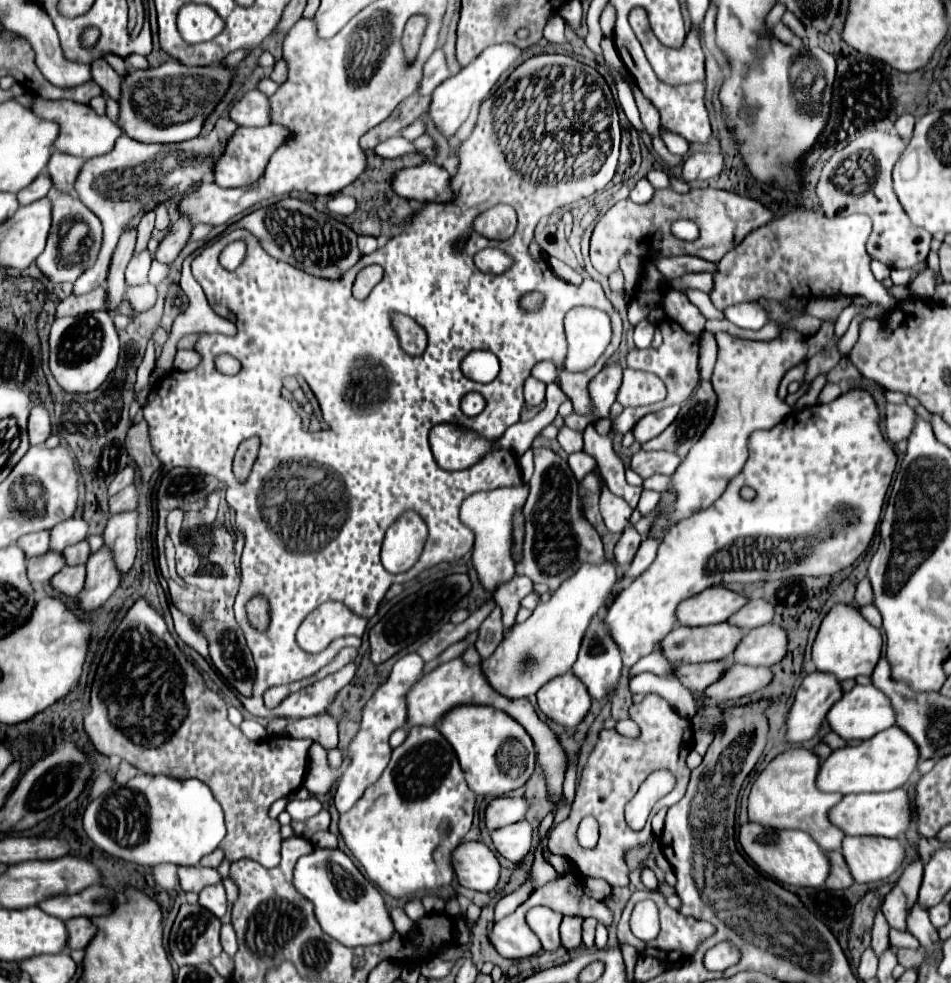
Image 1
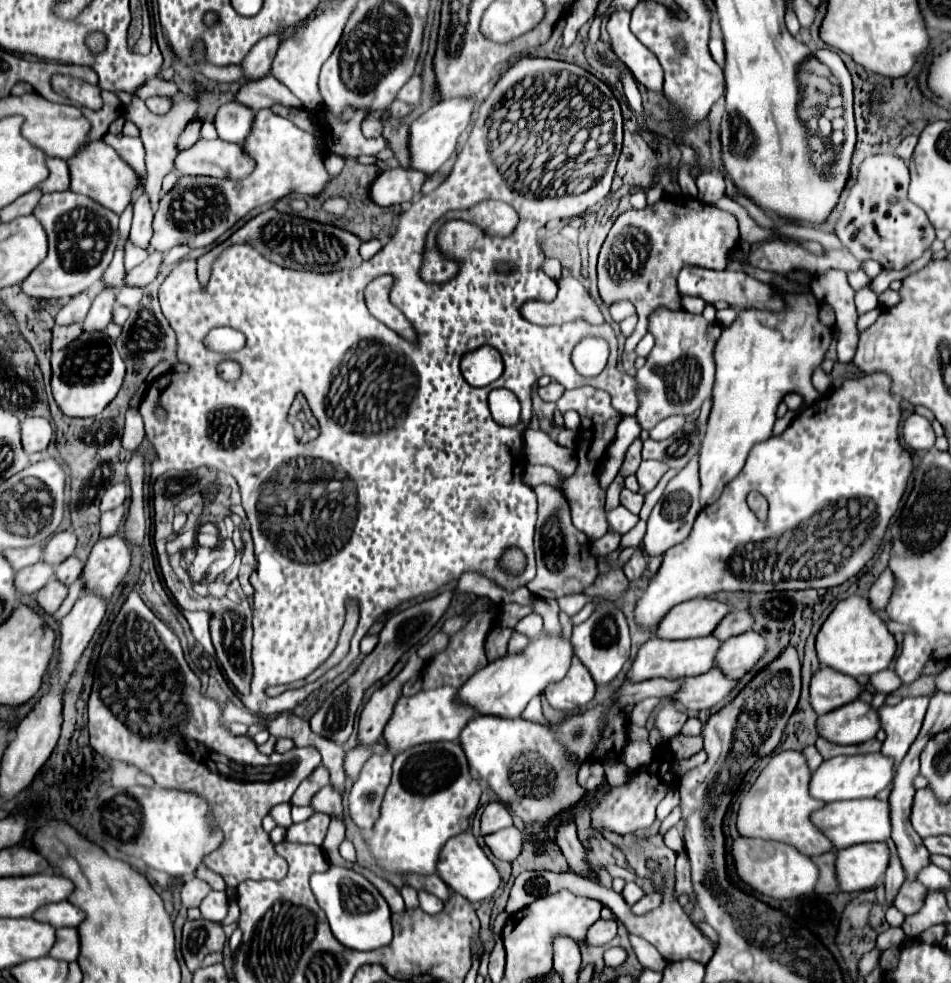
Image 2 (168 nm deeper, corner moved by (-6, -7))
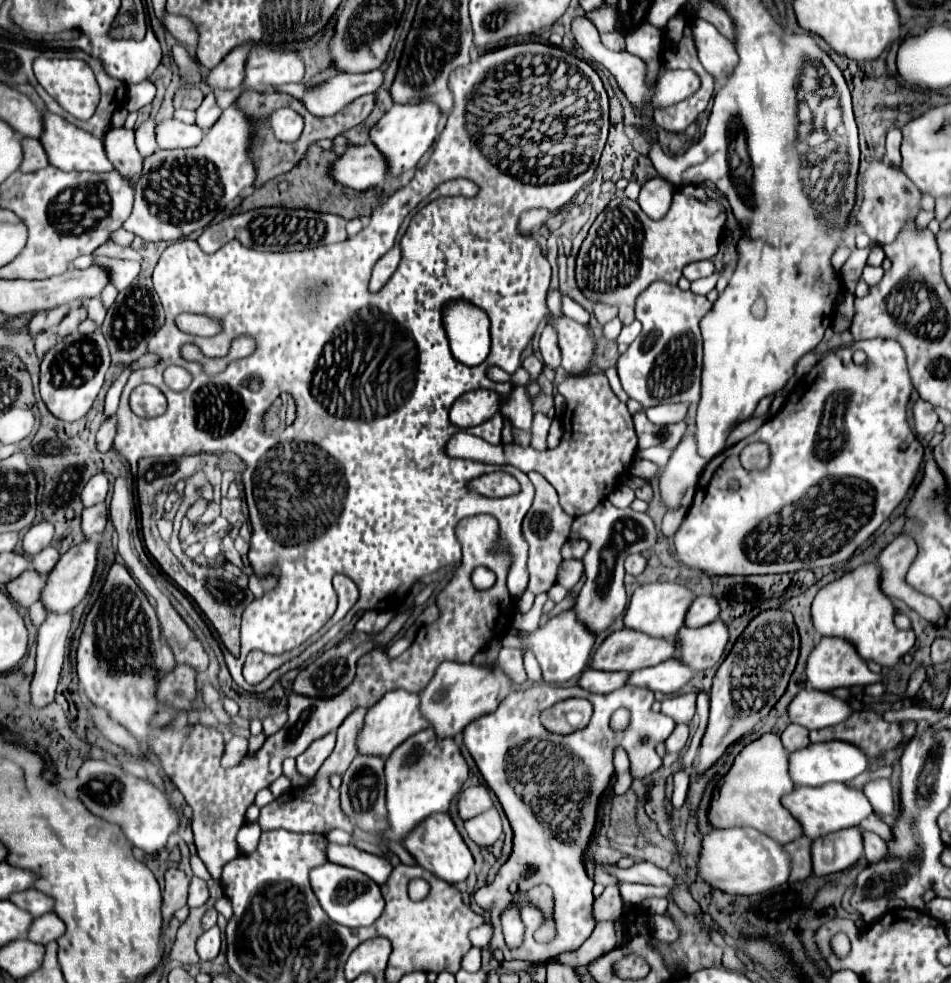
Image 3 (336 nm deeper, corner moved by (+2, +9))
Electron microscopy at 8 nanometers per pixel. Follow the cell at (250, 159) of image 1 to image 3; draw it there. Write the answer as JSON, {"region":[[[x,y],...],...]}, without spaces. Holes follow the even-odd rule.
{"region":[[[175,118],[157,122],[157,144],[159,148],[193,148],[201,142],[203,130],[191,124],[183,124]]]}

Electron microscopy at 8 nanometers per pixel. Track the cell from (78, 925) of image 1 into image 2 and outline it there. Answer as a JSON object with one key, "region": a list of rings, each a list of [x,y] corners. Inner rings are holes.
{"region":[[[61,928],[57,930],[57,938],[53,948],[49,950],[49,956],[55,960],[73,962],[79,956],[79,936],[77,928]]]}

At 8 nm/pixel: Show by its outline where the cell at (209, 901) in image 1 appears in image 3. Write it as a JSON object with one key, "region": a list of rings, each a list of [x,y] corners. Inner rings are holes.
{"region":[[[191,878],[191,886],[189,886],[189,906],[195,908],[195,906],[203,906],[205,902],[209,900],[209,888],[207,888],[207,882],[201,880],[201,878]]]}

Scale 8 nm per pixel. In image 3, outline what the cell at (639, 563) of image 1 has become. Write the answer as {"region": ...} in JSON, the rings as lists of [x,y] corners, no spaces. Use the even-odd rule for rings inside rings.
{"region":[[[687,428],[683,440],[673,450],[665,470],[659,476],[659,494],[661,494],[663,508],[667,512],[677,510],[681,506],[687,488],[697,484],[705,464],[707,462],[697,454],[693,430]]]}

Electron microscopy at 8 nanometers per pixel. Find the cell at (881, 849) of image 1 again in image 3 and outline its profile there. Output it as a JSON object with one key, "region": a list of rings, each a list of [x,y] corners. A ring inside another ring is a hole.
{"region":[[[857,826],[813,840],[813,874],[843,872],[863,858],[863,834]]]}

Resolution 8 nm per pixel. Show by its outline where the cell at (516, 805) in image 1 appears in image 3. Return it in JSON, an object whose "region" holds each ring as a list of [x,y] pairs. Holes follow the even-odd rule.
{"region":[[[471,786],[459,794],[459,814],[463,820],[475,818],[489,808],[493,808],[493,800],[485,786]]]}

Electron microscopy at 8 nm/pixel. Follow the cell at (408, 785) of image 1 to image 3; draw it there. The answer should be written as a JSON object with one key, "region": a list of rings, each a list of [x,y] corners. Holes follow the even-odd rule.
{"region":[[[431,728],[399,744],[385,760],[387,824],[395,840],[403,842],[417,824],[437,812],[449,812],[453,798],[463,790],[469,768],[453,738],[439,738]]]}

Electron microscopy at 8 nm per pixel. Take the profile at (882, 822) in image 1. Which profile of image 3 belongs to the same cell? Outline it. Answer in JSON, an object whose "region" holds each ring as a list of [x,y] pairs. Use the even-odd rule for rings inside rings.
{"region":[[[823,784],[817,788],[795,788],[791,794],[783,796],[783,806],[797,818],[801,820],[801,826],[805,830],[805,836],[809,838],[819,838],[829,832],[837,832],[849,826],[859,826],[861,820],[865,820],[873,810],[869,800],[863,796],[861,790],[849,788],[845,784]]]}

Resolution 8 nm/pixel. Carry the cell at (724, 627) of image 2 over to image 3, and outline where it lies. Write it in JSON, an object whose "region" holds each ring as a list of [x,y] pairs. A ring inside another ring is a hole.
{"region":[[[697,596],[687,612],[685,626],[689,628],[701,628],[705,624],[711,624],[719,616],[719,604],[713,600],[713,596]]]}

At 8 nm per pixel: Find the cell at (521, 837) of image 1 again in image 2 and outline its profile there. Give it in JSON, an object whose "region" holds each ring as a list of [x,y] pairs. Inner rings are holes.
{"region":[[[509,826],[505,830],[485,836],[485,844],[489,846],[495,858],[513,862],[523,850],[523,834],[515,826]]]}

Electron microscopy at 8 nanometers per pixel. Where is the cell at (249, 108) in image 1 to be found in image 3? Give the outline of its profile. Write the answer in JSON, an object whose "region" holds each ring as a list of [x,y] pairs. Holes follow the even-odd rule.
{"region":[[[209,92],[203,100],[203,104],[197,108],[197,126],[201,126],[203,130],[209,130],[219,120],[221,112],[223,110],[217,106],[213,92]]]}

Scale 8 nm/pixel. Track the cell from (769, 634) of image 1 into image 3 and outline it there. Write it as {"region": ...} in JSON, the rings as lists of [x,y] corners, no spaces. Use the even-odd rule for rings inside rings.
{"region":[[[715,620],[701,628],[681,628],[679,634],[681,660],[691,666],[695,672],[713,668],[725,654],[729,642],[729,628],[723,620]]]}

